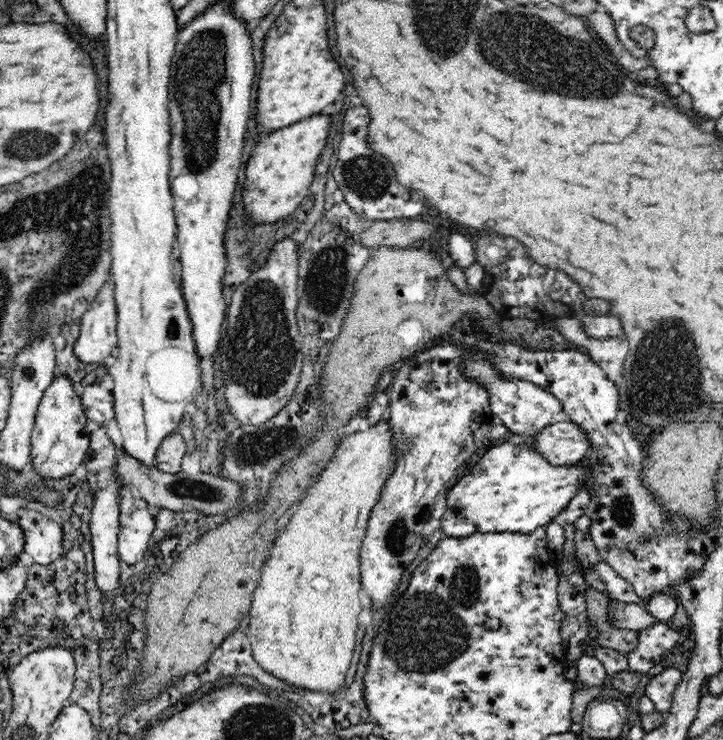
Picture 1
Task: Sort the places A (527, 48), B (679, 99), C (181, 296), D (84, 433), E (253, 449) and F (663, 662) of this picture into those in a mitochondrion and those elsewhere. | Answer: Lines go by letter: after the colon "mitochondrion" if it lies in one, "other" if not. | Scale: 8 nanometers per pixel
A: mitochondrion
B: other
C: other
D: other
E: mitochondrion
F: other

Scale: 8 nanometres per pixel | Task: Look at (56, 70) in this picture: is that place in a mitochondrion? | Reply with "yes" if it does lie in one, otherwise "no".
no

